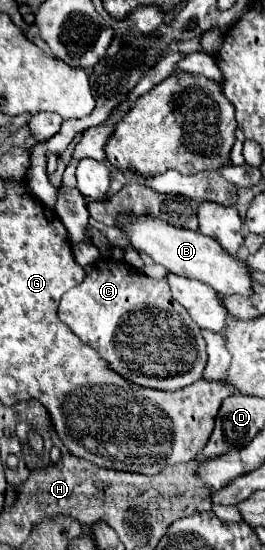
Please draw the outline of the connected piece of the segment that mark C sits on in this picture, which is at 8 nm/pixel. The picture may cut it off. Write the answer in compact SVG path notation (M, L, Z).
M100 261L88 271L86 279L78 287L62 295L58 315L84 343L98 351L98 355L108 363L112 371L116 371L130 383L174 393L176 389L182 389L202 379L208 357L204 337L200 335L198 325L190 321L186 309L182 309L182 305L178 305L170 297L170 289L166 289L166 279L152 281L128 267L126 263Z

